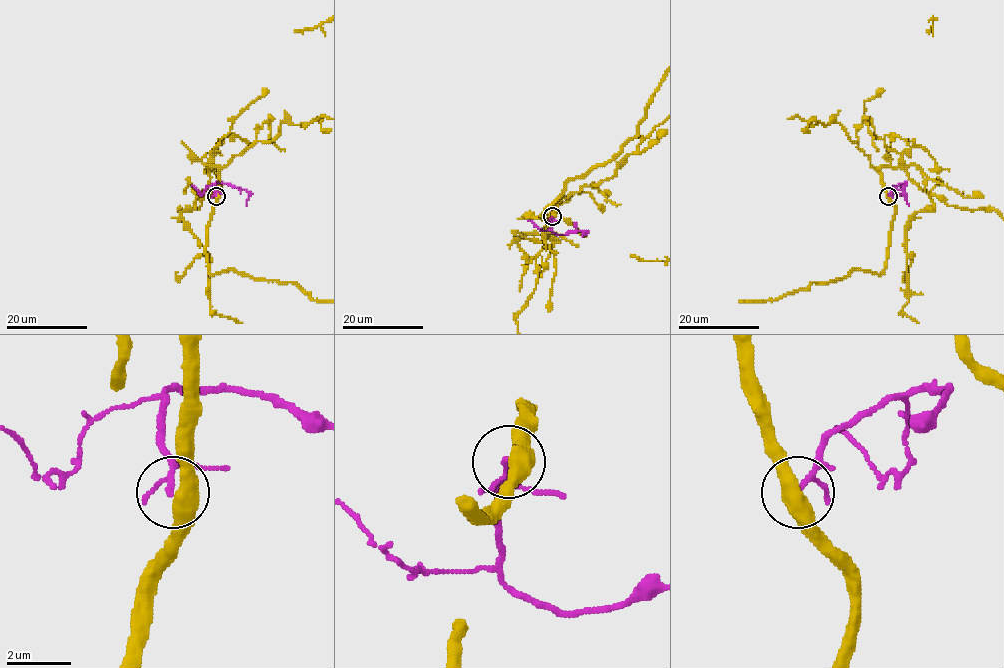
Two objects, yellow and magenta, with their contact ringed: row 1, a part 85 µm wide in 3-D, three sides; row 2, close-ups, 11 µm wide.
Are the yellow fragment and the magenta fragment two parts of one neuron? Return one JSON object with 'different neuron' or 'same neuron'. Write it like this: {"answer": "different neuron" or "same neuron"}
{"answer": "different neuron"}

